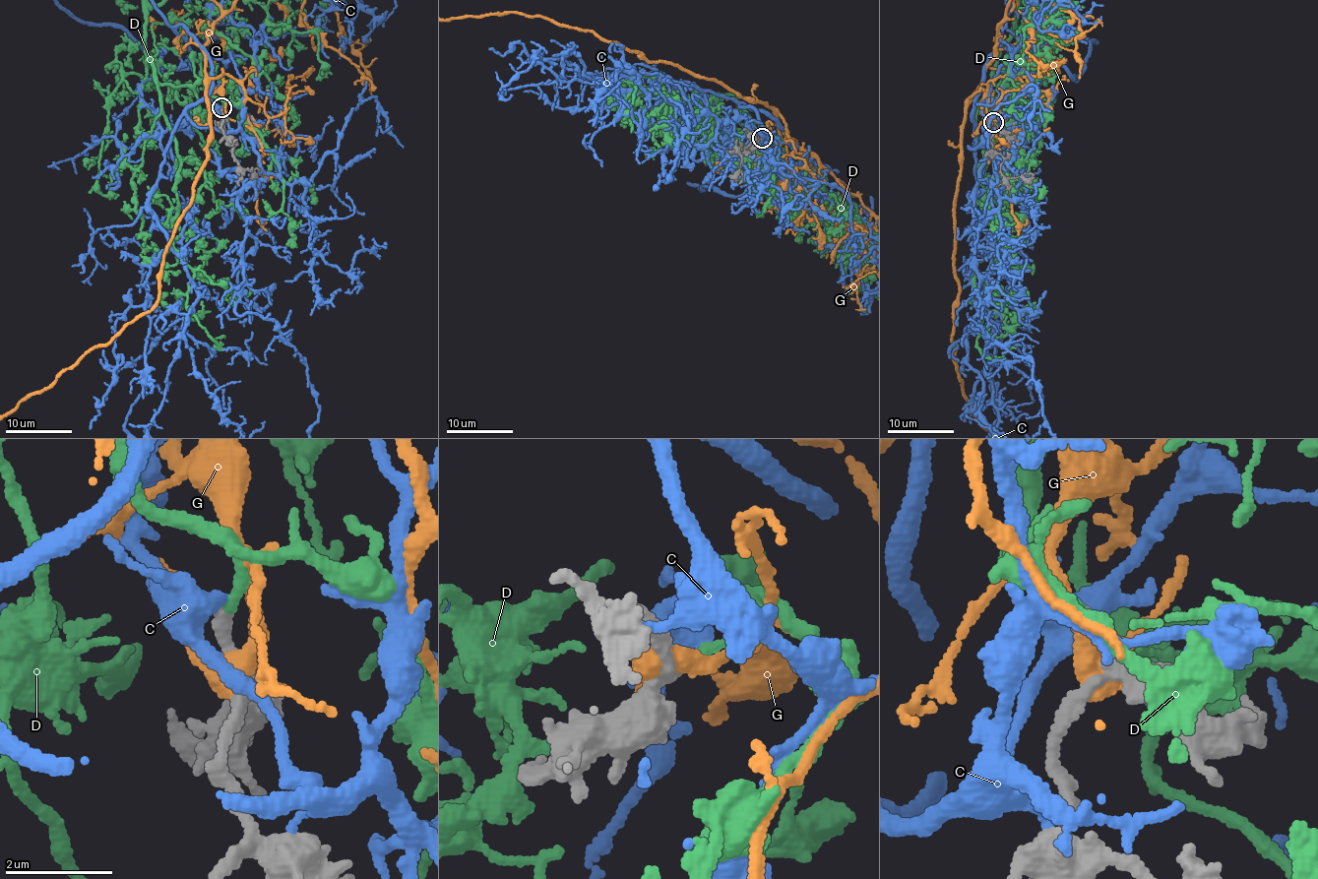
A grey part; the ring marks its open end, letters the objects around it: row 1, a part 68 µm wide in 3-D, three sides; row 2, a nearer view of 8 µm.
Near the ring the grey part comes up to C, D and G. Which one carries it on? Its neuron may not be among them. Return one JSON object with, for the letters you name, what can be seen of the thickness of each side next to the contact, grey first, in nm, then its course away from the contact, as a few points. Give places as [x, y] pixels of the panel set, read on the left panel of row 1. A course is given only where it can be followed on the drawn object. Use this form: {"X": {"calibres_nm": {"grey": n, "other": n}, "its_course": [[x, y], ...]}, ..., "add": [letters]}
{"D": {"calibres_nm": {"grey": 240, "other": 180}}, "add": ["D"]}

